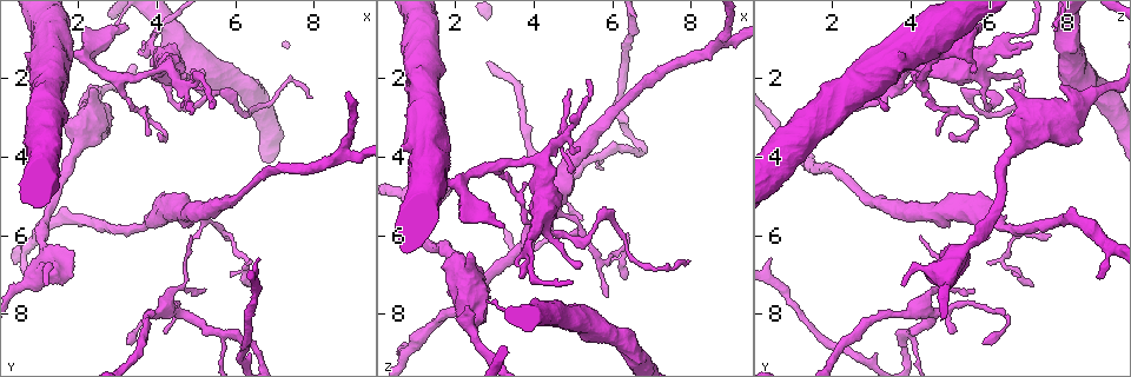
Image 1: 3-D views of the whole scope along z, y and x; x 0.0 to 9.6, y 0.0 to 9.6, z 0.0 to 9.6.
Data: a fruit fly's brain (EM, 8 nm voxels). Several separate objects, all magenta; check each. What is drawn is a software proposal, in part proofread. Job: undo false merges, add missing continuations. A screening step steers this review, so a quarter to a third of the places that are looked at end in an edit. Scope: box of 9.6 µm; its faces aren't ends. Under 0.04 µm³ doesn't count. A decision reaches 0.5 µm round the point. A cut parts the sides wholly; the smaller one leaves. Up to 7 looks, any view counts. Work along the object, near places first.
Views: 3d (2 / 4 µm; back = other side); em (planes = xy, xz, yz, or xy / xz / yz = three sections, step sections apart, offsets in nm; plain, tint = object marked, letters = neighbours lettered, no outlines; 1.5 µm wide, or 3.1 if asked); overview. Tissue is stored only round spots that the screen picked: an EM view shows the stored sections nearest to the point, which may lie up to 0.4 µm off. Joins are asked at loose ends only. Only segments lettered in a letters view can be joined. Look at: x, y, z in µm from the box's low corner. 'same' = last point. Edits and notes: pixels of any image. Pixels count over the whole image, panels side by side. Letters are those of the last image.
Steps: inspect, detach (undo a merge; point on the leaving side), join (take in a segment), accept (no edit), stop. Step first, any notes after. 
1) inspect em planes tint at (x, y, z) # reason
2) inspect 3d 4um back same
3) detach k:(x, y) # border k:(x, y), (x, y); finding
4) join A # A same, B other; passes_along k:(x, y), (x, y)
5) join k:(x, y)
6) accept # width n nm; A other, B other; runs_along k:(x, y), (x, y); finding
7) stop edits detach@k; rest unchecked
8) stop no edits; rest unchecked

inspect em planes letters at (5.65, 8.55, 3.95) # branch point

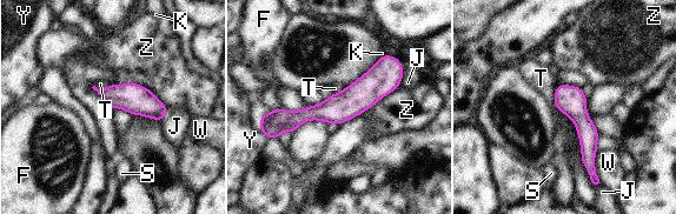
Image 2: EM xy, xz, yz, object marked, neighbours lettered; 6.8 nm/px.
accept # F other, J other, K other, S other, T other, W other, Y other, Z other; one cell here

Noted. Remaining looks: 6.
inspect 3d 4um back at (4.55, 5.30, 5.30) # calibre changes

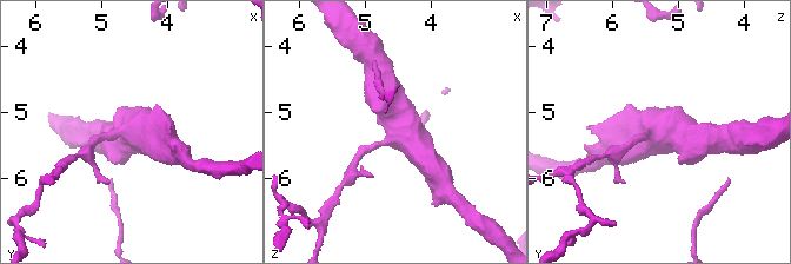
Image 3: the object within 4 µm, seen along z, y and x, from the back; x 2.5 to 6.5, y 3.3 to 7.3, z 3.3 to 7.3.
inspect em xy step 4 tint at (4.50, 5.30, 5.35) # arms 3

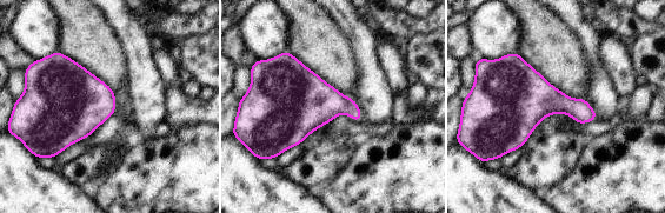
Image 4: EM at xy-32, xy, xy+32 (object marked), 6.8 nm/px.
inspect em xz step 4 letters same # cut it another way

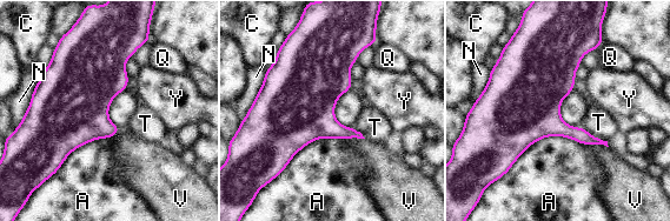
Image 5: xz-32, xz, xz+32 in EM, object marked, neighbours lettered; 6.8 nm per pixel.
accept # A other, C other, N other, Q other, T other, V other, Y other; border 5:(581, 144), (541, 138), (491, 183); one cell here

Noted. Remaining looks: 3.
inspect 3d 4um at (2.30, 2.30, 6.45) # thick end

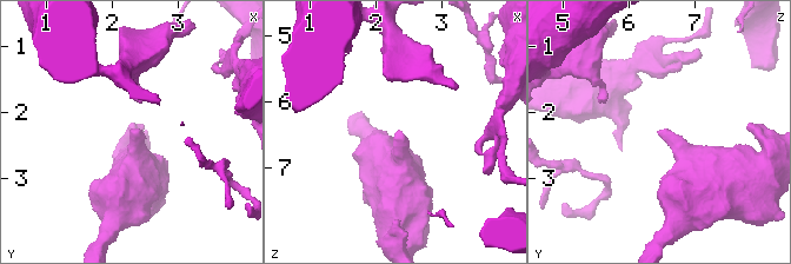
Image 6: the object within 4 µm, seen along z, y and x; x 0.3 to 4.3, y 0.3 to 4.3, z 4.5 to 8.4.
inspect em yz step 8 tint at (2.35, 2.30, 6.50)

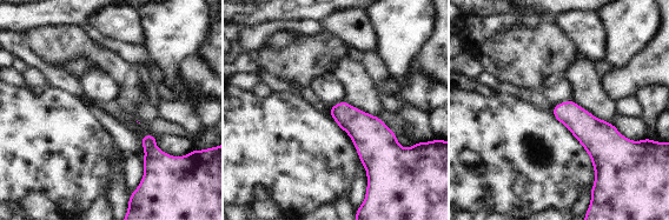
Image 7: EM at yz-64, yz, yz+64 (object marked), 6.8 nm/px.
inspect em planes letters same # cut it another way

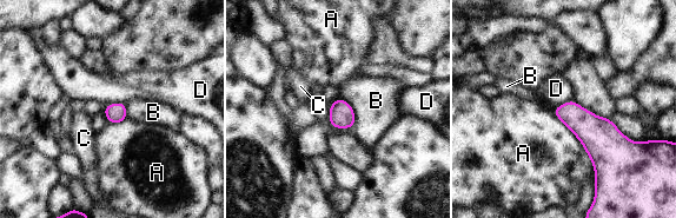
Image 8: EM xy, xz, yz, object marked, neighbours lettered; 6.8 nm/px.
accept # longest_contact A 550 nm; A other, B other, C other, D other; none of them fits

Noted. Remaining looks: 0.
stop no edits; rest unchecked

